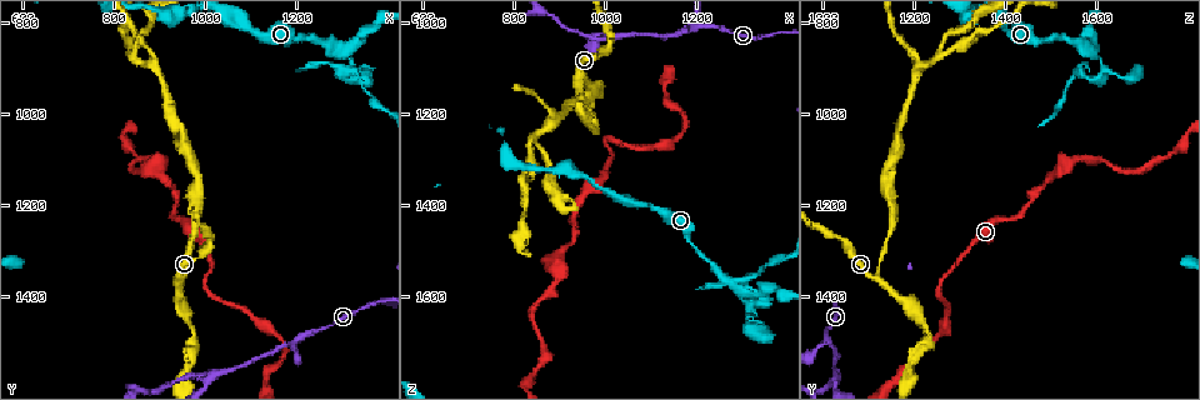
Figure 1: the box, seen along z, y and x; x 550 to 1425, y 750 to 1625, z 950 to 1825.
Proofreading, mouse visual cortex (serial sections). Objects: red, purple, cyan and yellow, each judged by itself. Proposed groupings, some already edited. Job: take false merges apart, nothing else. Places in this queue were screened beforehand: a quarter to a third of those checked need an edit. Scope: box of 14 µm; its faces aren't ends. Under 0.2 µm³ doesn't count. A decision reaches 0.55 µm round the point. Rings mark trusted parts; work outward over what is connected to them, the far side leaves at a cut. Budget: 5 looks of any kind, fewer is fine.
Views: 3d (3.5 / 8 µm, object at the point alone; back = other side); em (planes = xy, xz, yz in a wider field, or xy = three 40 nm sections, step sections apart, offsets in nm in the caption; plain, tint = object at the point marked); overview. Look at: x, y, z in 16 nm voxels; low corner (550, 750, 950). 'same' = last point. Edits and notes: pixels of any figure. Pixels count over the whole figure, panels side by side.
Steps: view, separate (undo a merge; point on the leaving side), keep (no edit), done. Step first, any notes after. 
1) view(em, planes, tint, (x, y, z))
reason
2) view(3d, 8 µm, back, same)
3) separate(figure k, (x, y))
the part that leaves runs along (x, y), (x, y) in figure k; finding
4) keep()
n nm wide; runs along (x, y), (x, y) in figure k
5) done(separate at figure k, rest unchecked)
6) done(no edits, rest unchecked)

view(em, xy, step 5, tint, (1015, 1580, 1040))
three-way junction

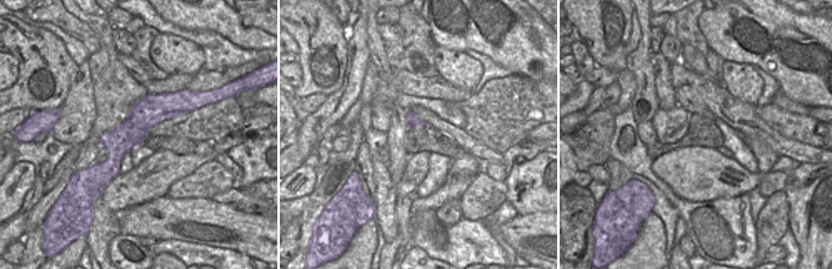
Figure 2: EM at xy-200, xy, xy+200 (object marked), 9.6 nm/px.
view(3d, 3.5 µm, same)
wider look

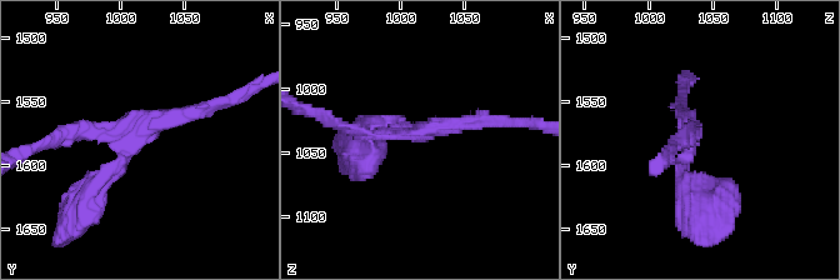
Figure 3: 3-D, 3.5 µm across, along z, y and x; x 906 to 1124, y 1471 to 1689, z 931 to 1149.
keep()
3 arms; runs along (178, 100), (156, 108), (103, 165) in figure 2; continuous, no second cell

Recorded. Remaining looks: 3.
view(3d, 8 µm, back, (1000, 1385, 1260))
sharp bend

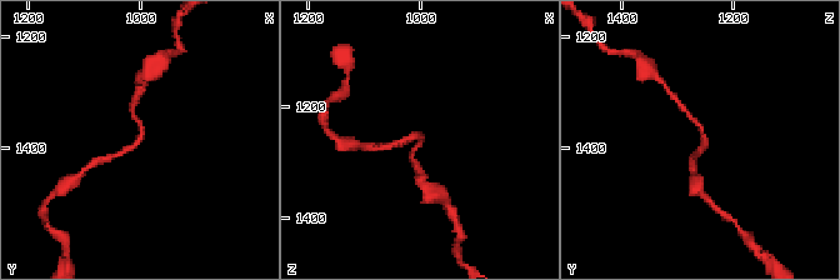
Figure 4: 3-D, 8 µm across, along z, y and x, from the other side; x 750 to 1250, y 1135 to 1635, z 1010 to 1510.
view(3d, 3.5 µm, (1000, 1380, 1255))

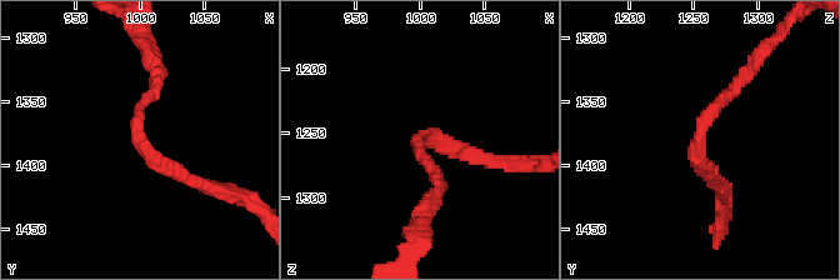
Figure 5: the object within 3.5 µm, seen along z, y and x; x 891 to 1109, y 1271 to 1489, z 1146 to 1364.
view(em, xy, step 2, tint, (1000, 1380, 1256))
now the EM

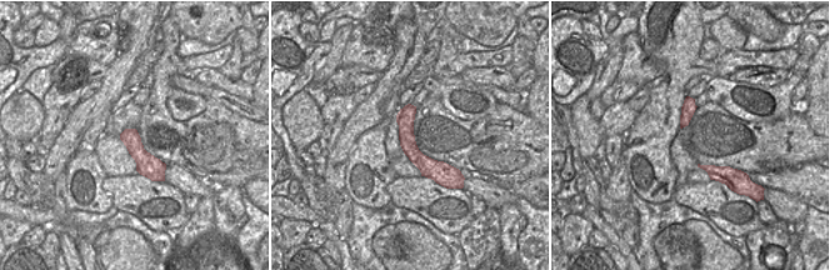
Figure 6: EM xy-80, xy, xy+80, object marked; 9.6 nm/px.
keep()
runs along (160, 76), (138, 110), (138, 141), (203, 184) in figure 5; one cell here

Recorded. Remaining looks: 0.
done(no edits, rest unchecked)

